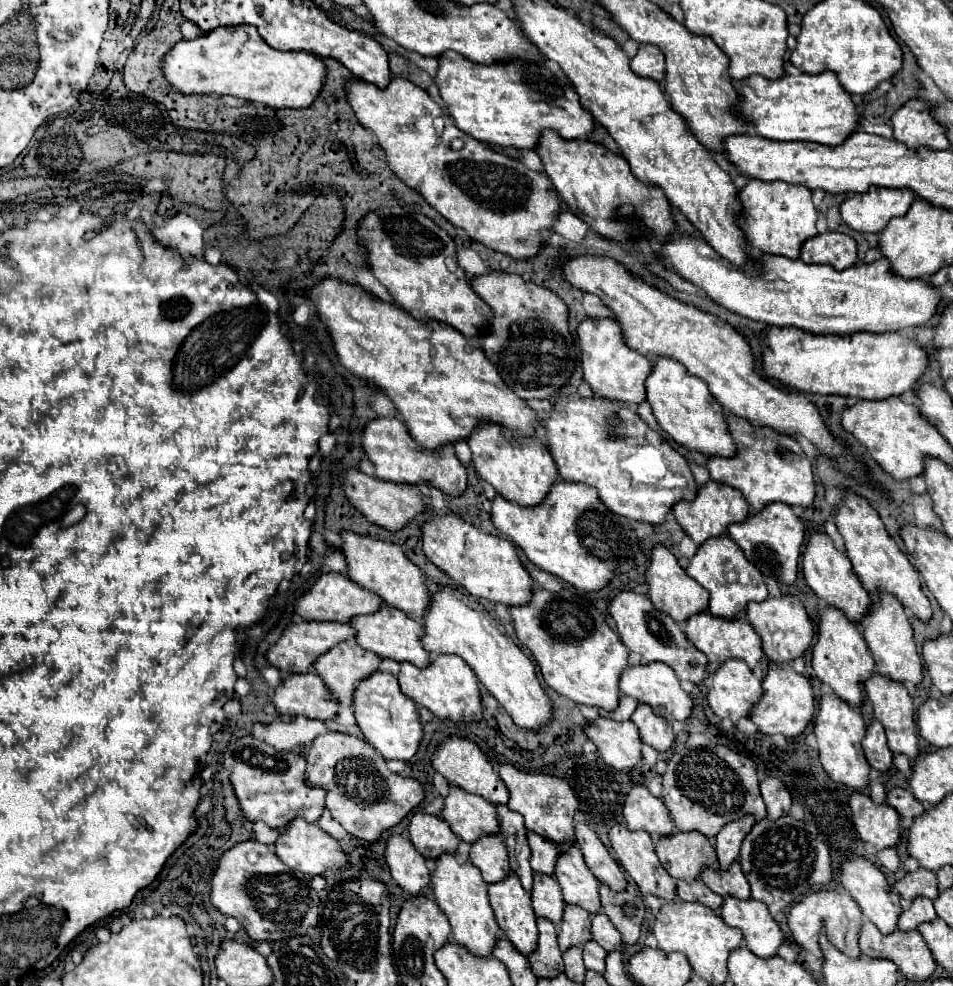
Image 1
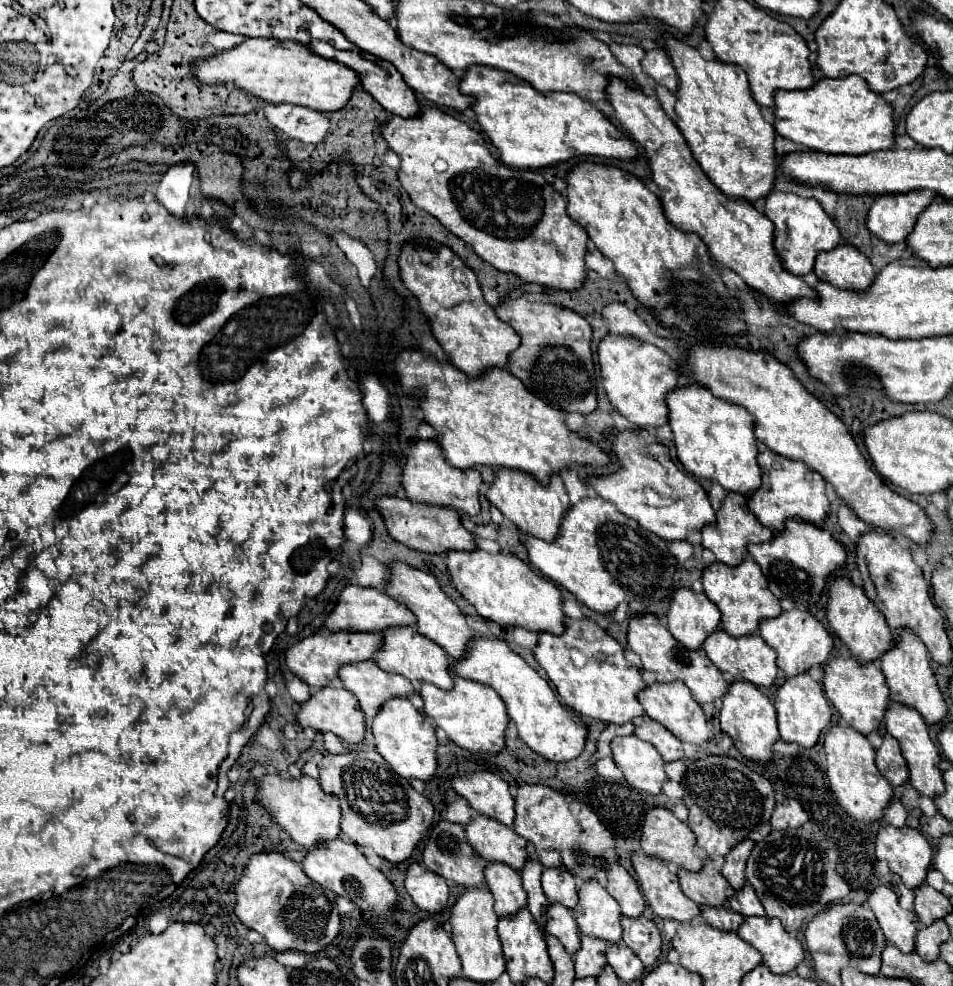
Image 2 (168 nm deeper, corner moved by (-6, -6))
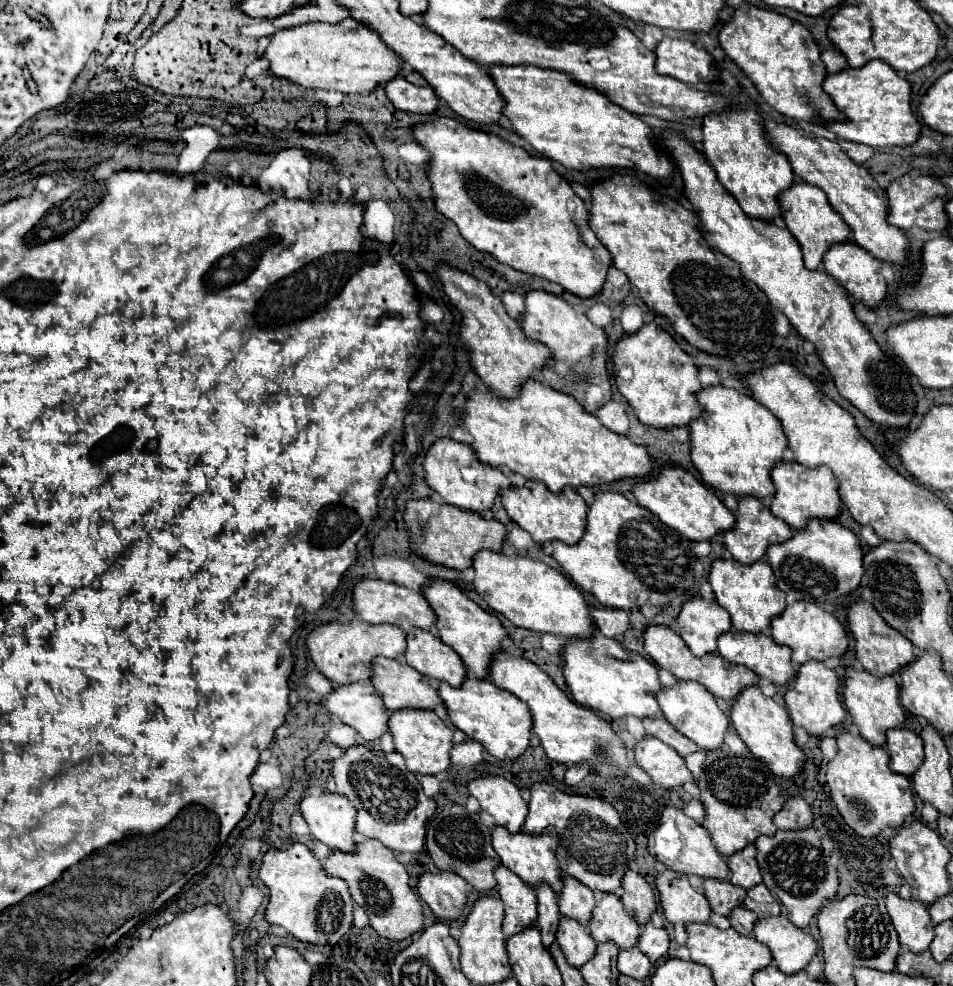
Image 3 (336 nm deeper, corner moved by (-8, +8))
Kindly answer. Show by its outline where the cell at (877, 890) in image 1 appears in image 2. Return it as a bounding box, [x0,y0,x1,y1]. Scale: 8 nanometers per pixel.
[867,888,919,954]

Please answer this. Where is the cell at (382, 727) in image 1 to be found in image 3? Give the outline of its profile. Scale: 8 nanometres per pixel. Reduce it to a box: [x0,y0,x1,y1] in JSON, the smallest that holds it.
[389,708,453,774]

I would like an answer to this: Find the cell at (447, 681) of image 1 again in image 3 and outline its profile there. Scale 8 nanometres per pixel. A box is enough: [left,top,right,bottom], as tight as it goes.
[437,676,531,760]

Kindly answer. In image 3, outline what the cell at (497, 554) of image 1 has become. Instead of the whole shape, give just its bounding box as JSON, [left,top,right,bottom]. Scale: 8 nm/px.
[473,550,593,638]

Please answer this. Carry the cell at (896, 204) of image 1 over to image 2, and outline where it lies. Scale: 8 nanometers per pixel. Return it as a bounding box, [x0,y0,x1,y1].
[867,190,937,242]

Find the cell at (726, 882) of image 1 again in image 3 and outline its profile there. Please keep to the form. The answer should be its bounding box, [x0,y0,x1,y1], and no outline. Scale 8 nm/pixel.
[743,884,781,918]

